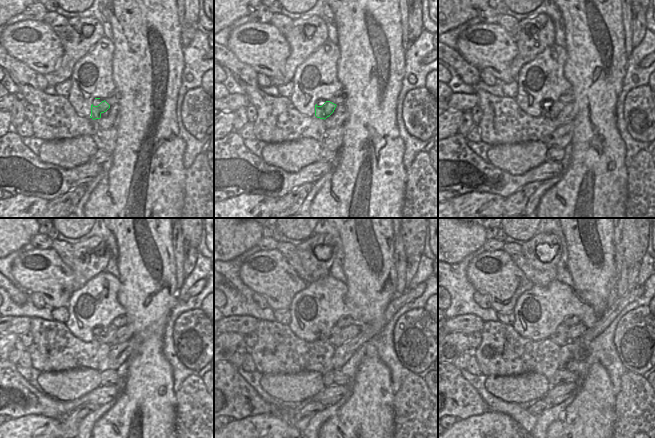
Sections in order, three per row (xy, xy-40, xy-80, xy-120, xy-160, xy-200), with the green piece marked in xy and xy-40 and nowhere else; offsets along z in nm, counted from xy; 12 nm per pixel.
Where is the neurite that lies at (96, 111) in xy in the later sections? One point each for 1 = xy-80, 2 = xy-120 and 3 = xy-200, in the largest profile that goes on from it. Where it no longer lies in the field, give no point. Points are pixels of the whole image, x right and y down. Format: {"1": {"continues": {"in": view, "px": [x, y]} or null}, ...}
{"1": {"continues": {"in": "xy-80", "px": [552, 111]}}, "2": {"continues": {"in": "xy-120", "px": [106, 335]}}, "3": {"continues": {"in": "xy-200", "px": [559, 336]}}}

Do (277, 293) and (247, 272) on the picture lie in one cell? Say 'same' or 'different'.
same

